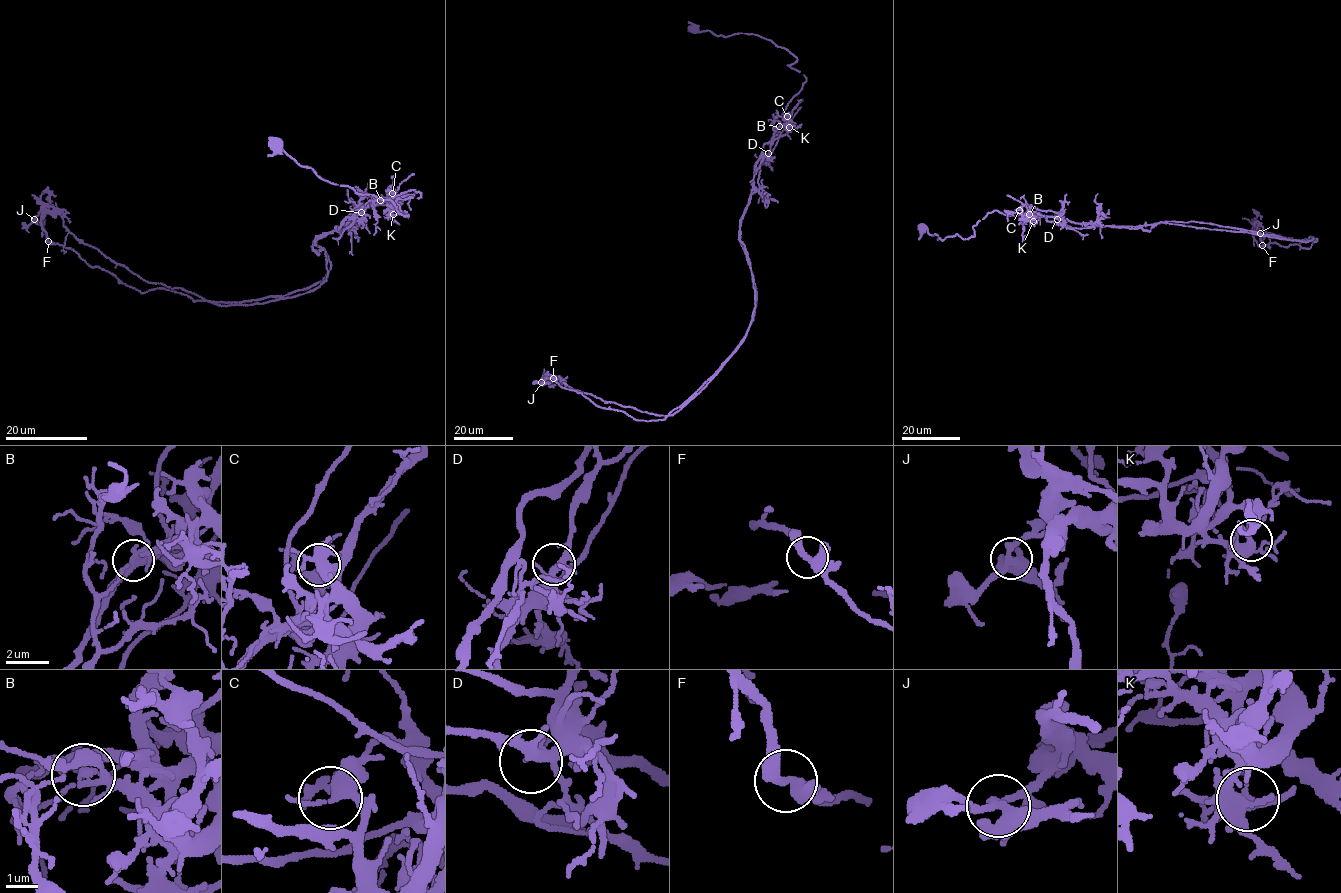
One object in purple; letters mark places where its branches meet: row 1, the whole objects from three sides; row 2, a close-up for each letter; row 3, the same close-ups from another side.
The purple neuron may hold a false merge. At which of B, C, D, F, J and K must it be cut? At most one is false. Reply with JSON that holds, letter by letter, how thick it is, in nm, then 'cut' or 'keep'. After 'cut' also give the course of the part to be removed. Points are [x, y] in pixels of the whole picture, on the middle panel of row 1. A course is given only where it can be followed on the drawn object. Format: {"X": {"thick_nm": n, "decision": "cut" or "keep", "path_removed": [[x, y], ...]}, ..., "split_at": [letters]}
{"B": {"thick_nm": 280, "decision": "cut", "path_removed": [[779, 126], [739, 227], [755, 309], [714, 377], [663, 415], [553, 375], [538, 382]]}, "C": {"thick_nm": 360, "decision": "keep"}, "D": {"thick_nm": 280, "decision": "keep"}, "F": {"thick_nm": 340, "decision": "keep"}, "J": {"thick_nm": 320, "decision": "keep"}, "K": {"thick_nm": 320, "decision": "keep"}, "split_at": ["B"]}

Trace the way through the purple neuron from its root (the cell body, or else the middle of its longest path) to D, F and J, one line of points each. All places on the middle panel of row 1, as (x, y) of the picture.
D: (693, 28), (727, 37), (759, 35), (797, 59), (788, 65), (806, 81), (783, 113), (784, 123), (768, 153)
F: (693, 28), (771, 40), (806, 77), (741, 220), (754, 320), (720, 369), (665, 418), (636, 420), (553, 378)
J: (693, 28), (771, 40), (806, 77), (741, 220), (754, 320), (672, 414), (541, 382)

